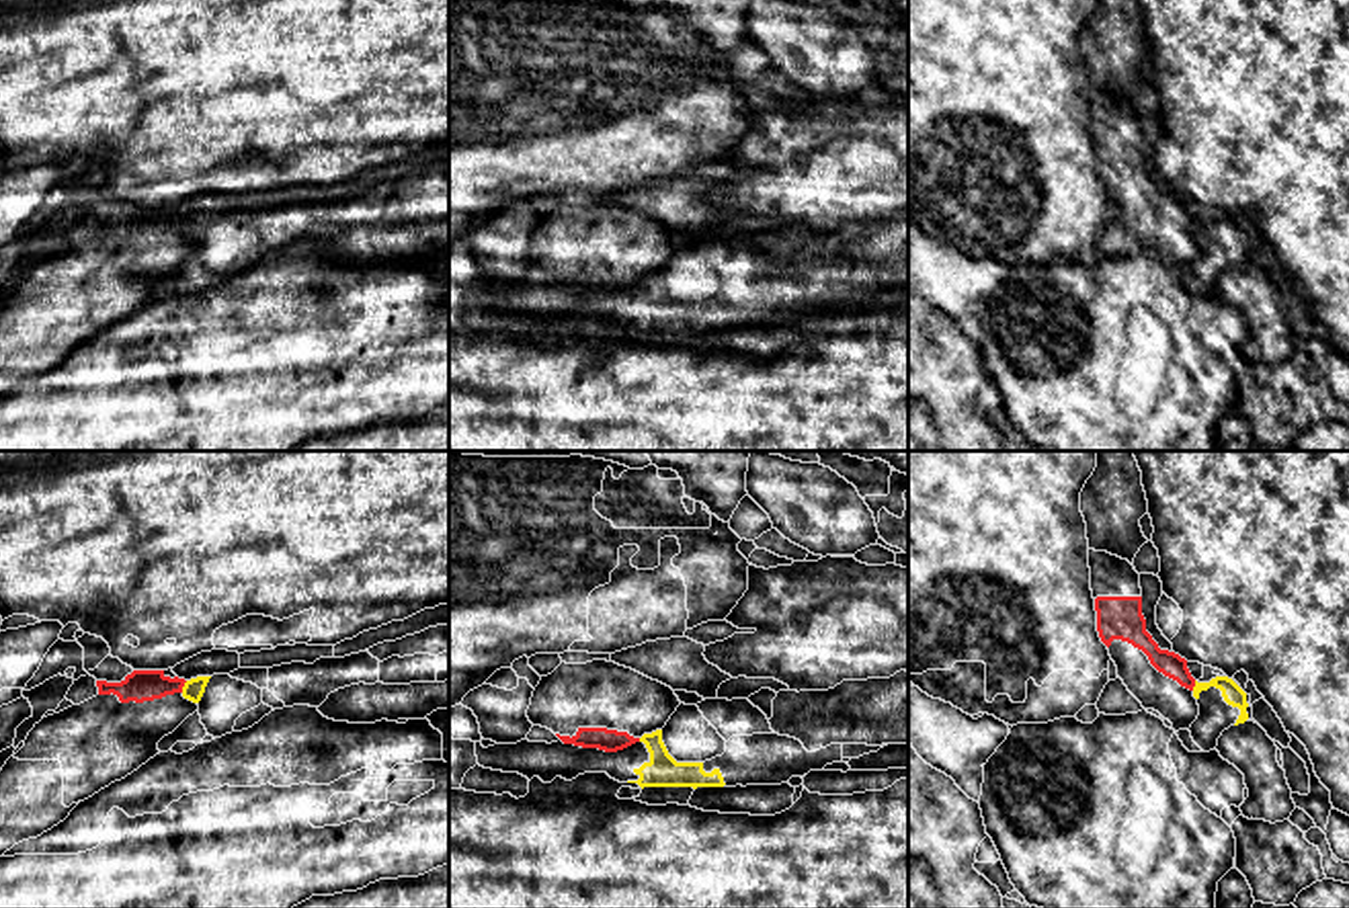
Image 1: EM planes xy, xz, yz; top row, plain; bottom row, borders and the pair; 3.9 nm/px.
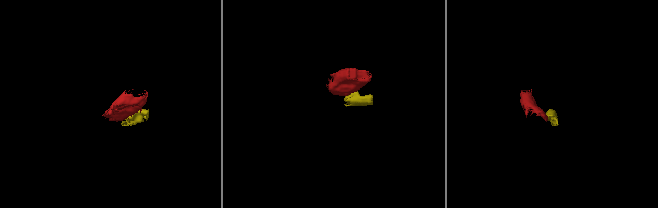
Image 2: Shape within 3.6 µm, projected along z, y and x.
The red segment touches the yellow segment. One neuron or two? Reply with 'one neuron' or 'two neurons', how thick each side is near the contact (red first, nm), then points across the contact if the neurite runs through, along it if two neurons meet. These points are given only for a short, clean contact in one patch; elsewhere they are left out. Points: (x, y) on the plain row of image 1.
two neurons; calibres 130 and 90 nm; border xy (187, 222), (181, 232)

